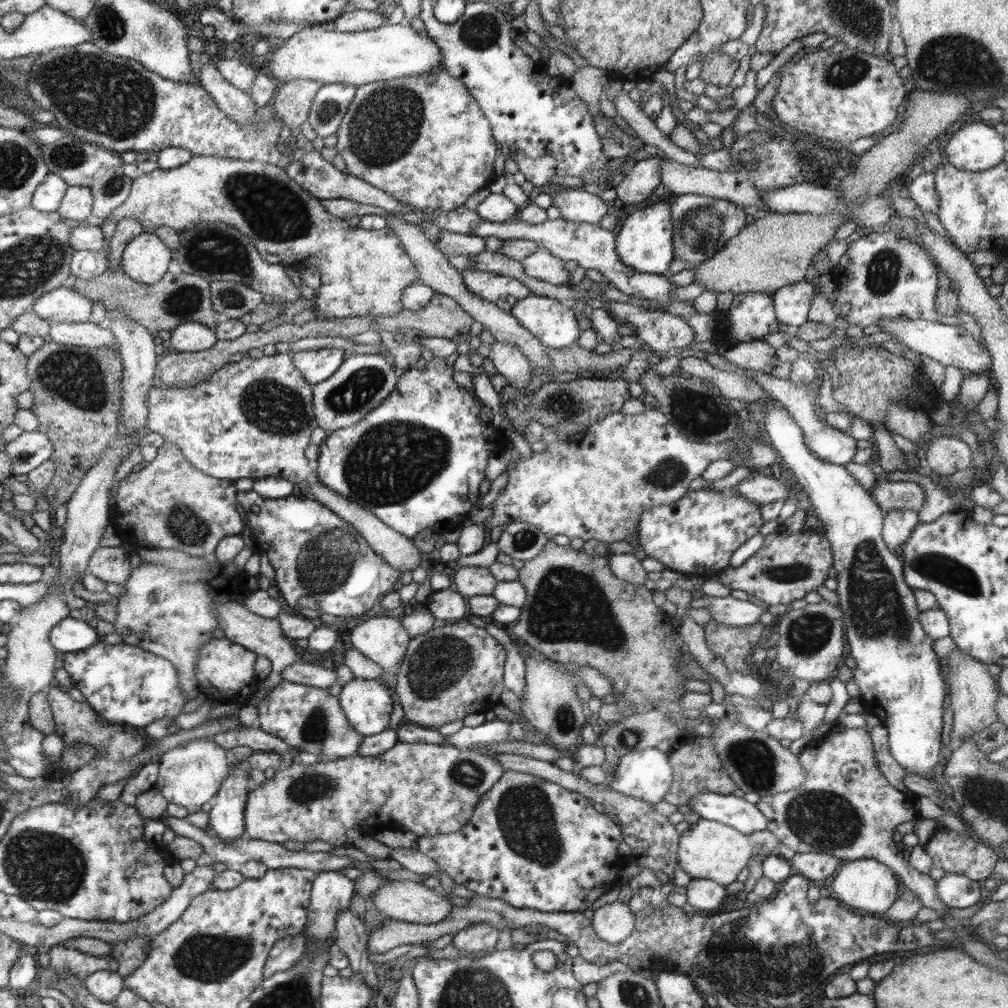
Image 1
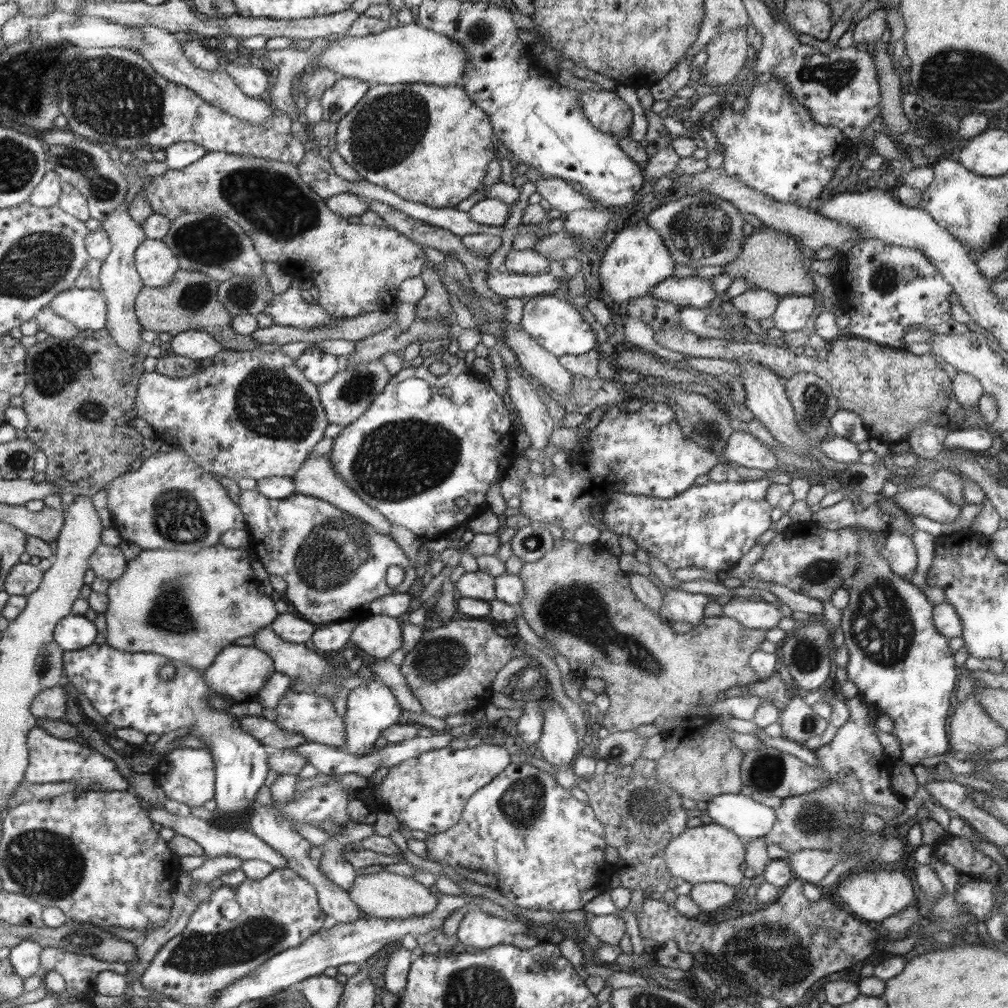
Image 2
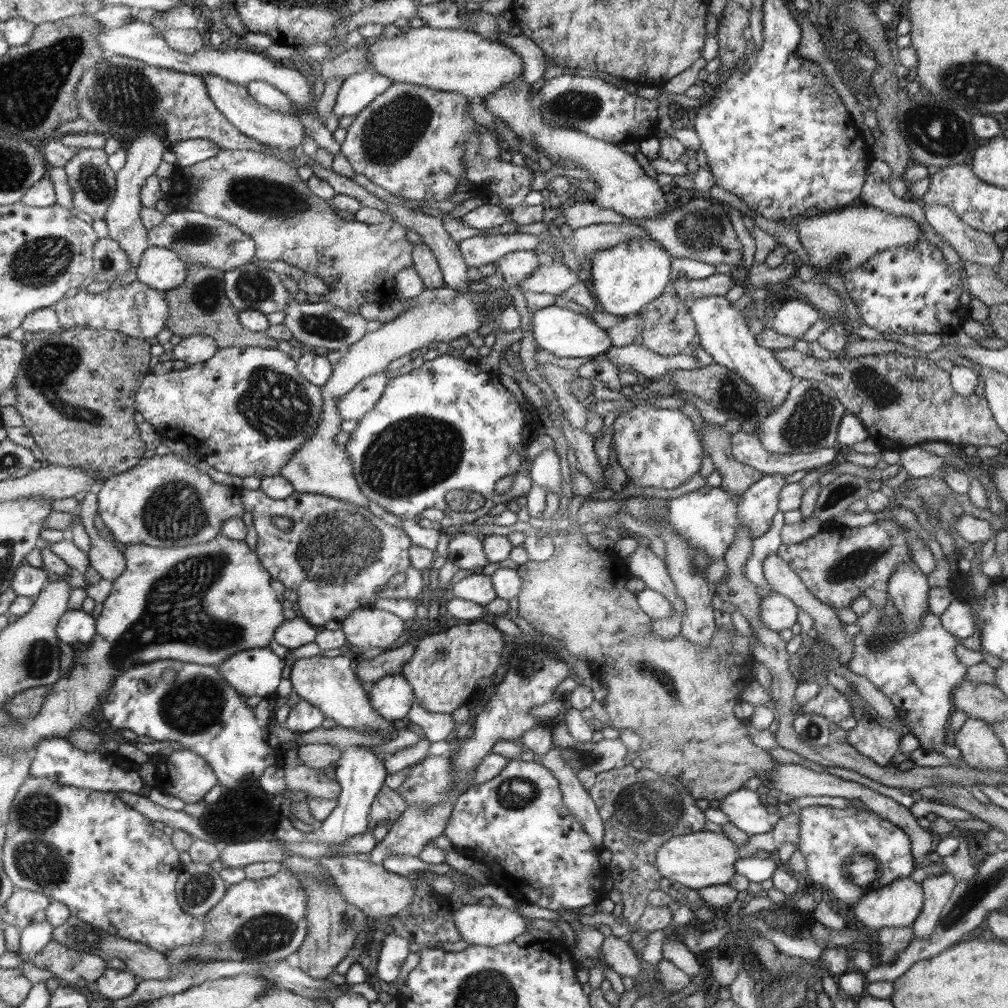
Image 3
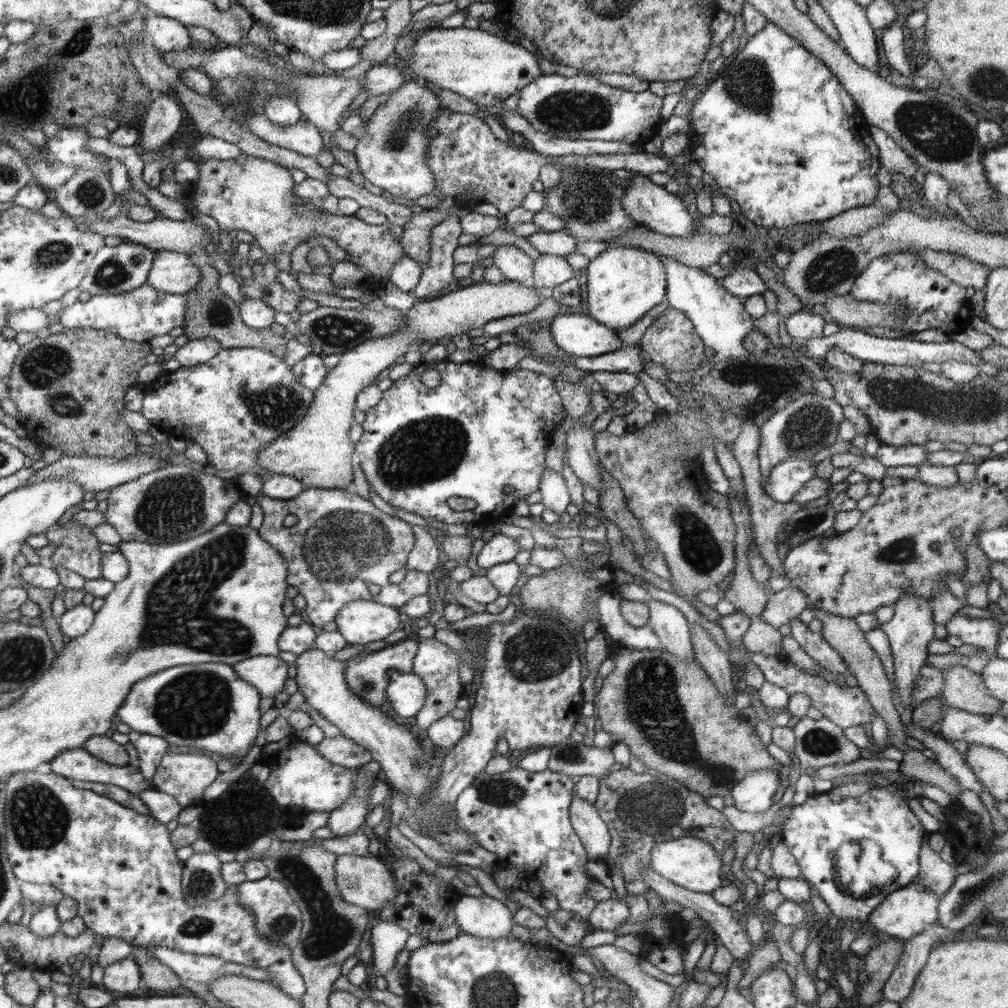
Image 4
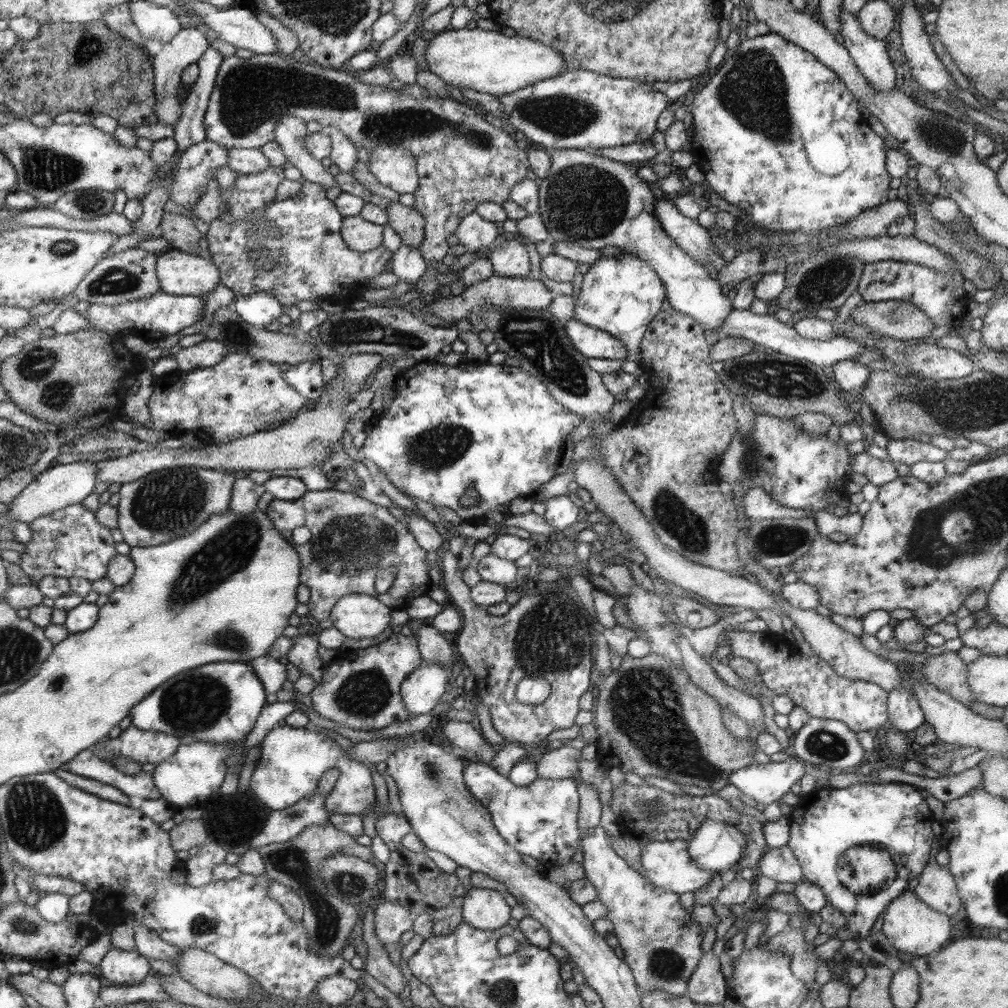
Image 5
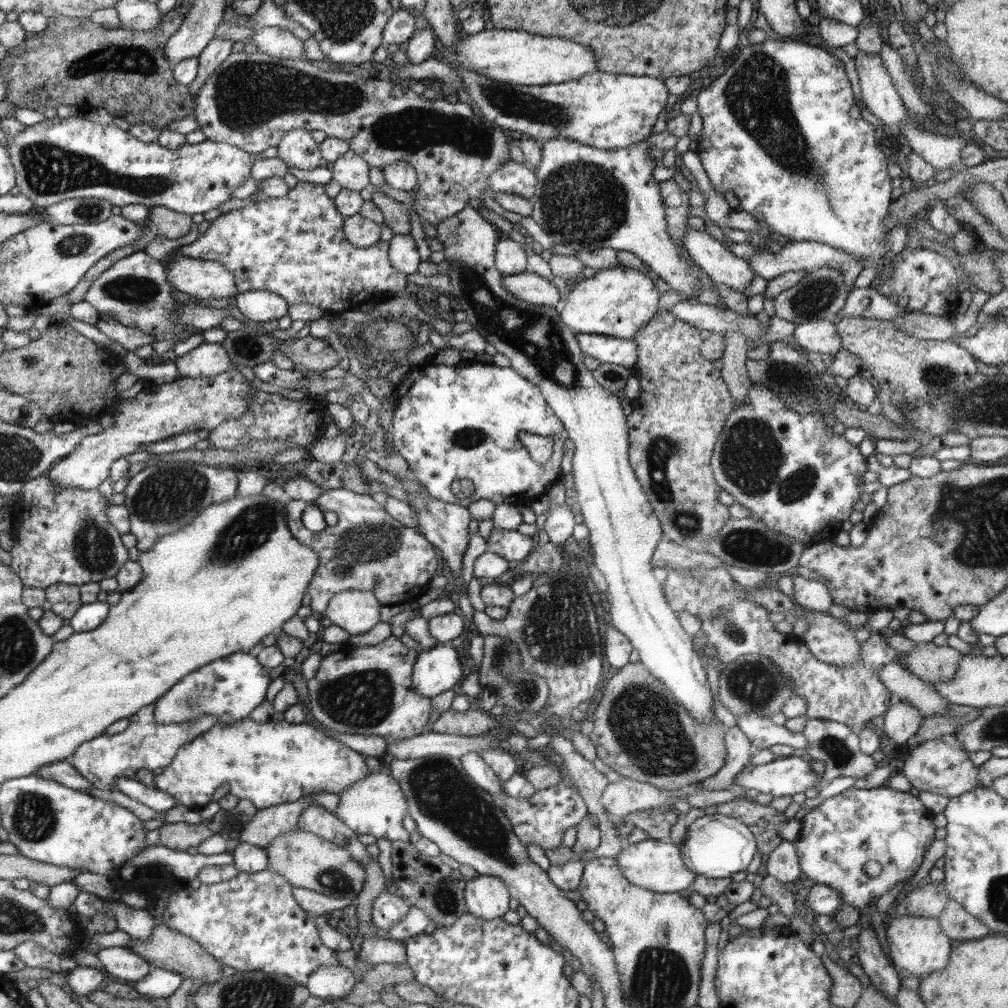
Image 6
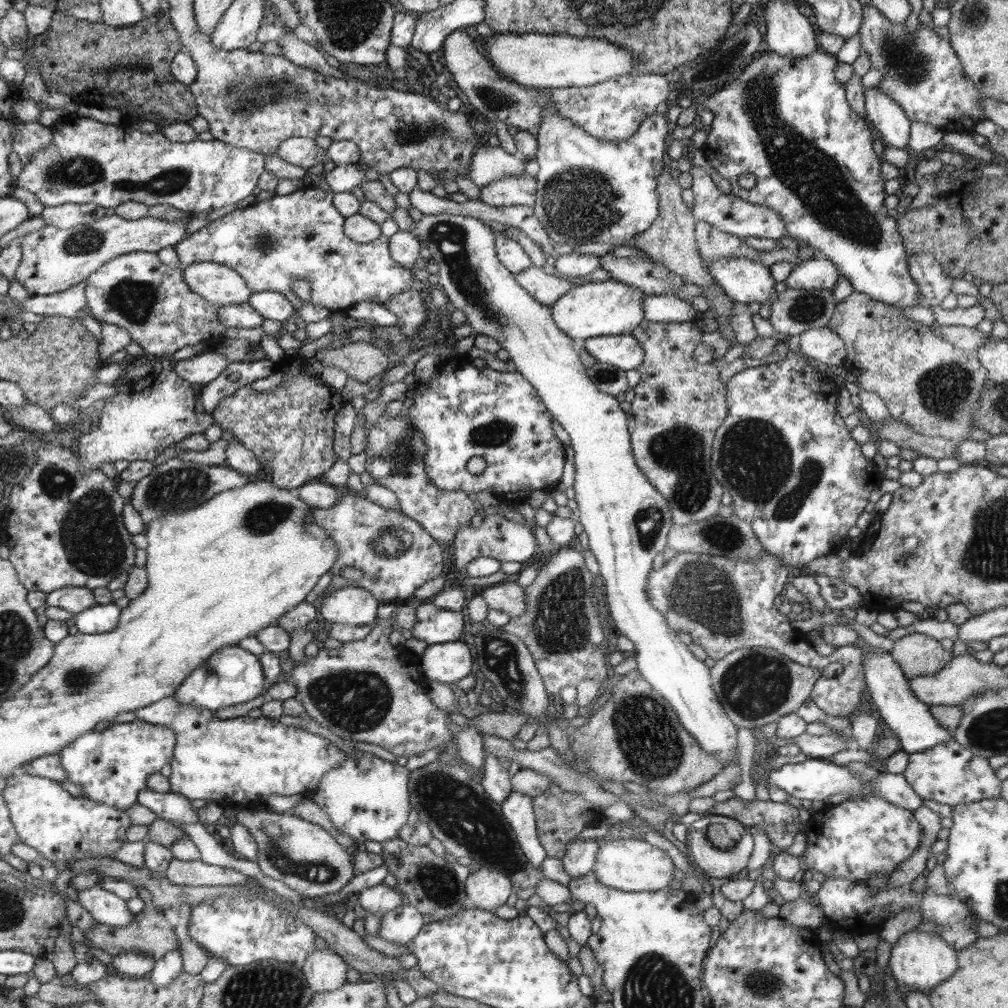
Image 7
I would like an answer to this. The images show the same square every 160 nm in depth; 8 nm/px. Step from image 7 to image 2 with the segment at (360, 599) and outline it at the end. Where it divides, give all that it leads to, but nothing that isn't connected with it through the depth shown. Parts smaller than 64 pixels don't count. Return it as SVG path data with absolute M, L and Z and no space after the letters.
M371 614L357 622L349 642L358 648L361 654L368 654L368 657L377 660L389 659L391 654L403 648L400 622L395 617Z

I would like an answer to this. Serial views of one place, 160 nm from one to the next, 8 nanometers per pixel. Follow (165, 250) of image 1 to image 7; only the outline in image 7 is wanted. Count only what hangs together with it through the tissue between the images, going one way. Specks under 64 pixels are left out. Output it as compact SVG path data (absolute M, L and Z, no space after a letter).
M194 263L185 265L184 279L192 292L205 298L210 304L230 306L250 300L253 289L243 276L228 265L211 263Z

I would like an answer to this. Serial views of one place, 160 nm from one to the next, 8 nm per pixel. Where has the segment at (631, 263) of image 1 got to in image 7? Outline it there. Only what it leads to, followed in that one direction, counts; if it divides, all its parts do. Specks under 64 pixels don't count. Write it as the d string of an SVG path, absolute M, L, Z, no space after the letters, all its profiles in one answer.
M612 278L602 282L575 285L551 306L555 323L574 340L594 339L597 336L631 334L646 318L643 309L645 294L632 285Z

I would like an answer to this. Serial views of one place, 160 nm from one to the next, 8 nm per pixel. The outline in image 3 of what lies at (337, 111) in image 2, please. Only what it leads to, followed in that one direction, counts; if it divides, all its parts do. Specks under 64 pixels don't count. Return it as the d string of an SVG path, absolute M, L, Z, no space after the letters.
M371 65L366 70L349 76L343 80L338 90L334 115L340 118L358 115L376 97L384 94L392 83L394 82L386 76L378 74Z

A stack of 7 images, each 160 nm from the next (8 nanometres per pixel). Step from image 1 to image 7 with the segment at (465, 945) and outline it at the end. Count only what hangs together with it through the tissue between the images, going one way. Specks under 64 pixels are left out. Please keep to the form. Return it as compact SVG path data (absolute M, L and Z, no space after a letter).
M482 867L468 875L465 893L473 900L474 908L493 912L512 896L512 883L509 875Z

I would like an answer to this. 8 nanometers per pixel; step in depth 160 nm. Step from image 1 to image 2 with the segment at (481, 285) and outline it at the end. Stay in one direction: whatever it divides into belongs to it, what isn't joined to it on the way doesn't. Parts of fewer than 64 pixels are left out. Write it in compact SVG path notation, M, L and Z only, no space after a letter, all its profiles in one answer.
M500 269L489 271L487 285L492 292L504 298L530 298L554 294L566 277L554 278L550 272L542 275L521 275Z

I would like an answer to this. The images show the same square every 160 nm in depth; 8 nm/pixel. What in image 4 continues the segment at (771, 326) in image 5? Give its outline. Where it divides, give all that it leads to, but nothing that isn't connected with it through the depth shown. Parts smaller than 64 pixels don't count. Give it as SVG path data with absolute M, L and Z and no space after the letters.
M844 327L829 337L810 338L806 339L806 342L805 339L804 341L803 339L794 339L794 342L806 346L807 355L810 357L825 358L826 351L829 351L830 348L839 348L840 351L851 354L863 360L864 363L877 362L918 367L924 364L924 362L930 364L930 362L940 363L955 360L956 362L969 362L970 364L978 365L981 361L984 361L983 356L978 351L951 338L941 343L924 343L909 339L878 337L866 333L863 329L853 329L850 327Z

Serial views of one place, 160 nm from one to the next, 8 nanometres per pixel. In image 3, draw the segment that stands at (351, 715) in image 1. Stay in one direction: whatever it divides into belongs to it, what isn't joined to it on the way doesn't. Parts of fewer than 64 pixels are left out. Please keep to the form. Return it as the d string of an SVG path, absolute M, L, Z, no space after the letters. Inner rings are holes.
M389 674L375 684L368 685L367 691L370 695L371 704L376 708L376 713L380 713L380 717L384 717L386 721L400 720L400 718L408 716L412 710L412 703L415 700L414 688L411 687L407 677L401 674ZM364 745L351 746L341 752L341 757L336 762L336 780L342 786L340 794L337 796L337 805L333 813L326 820L321 822L319 829L313 829L311 832L302 832L295 827L292 830L276 830L278 840L286 843L304 842L305 840L315 840L316 842L325 842L329 846L342 844L351 836L364 834L369 830L370 805L374 802L376 794L382 785L384 779L388 776L386 765L379 760L370 747Z

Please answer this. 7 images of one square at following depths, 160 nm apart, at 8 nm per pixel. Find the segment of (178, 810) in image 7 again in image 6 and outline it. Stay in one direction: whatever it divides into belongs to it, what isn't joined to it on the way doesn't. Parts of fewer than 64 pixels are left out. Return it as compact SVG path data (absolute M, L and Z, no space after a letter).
M132 777L120 778L115 788L159 813L172 810L177 805L177 800L173 796Z

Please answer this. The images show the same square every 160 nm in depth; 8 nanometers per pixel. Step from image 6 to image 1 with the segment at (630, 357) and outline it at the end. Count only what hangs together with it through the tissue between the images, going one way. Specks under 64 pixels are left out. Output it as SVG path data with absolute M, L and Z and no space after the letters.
M529 294L517 300L508 311L547 347L561 349L572 346L580 334L581 326L574 316L575 310L566 312L555 297Z

